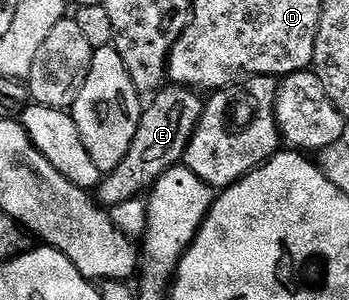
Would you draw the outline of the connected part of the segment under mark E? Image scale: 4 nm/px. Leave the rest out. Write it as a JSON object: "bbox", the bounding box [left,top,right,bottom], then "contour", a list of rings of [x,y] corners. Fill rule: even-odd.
{"bbox":[96,84,203,207],"contour":[[[170,84],[159,89],[151,98],[154,99],[148,102],[142,111],[132,148],[128,148],[124,160],[120,160],[120,164],[113,167],[96,187],[97,201],[103,207],[125,207],[126,203],[139,197],[137,194],[145,195],[147,190],[160,180],[160,176],[164,176],[164,172],[168,172],[185,159],[190,138],[202,120],[203,95],[193,89]]]}

